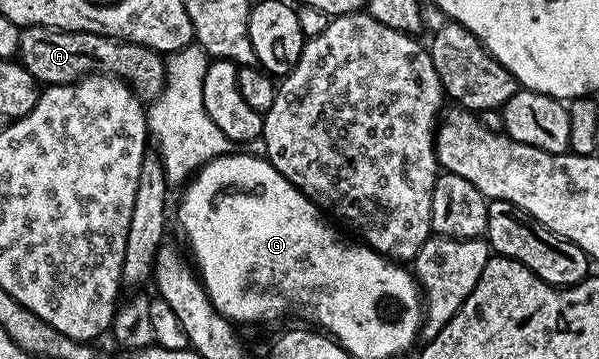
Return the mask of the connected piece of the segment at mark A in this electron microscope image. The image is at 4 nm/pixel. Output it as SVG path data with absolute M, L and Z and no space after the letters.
M23 27L18 37L17 58L42 85L77 83L88 75L108 75L130 85L143 101L153 101L161 93L166 77L163 56L153 47L141 47L120 39L109 39L91 31L63 31L56 27Z

